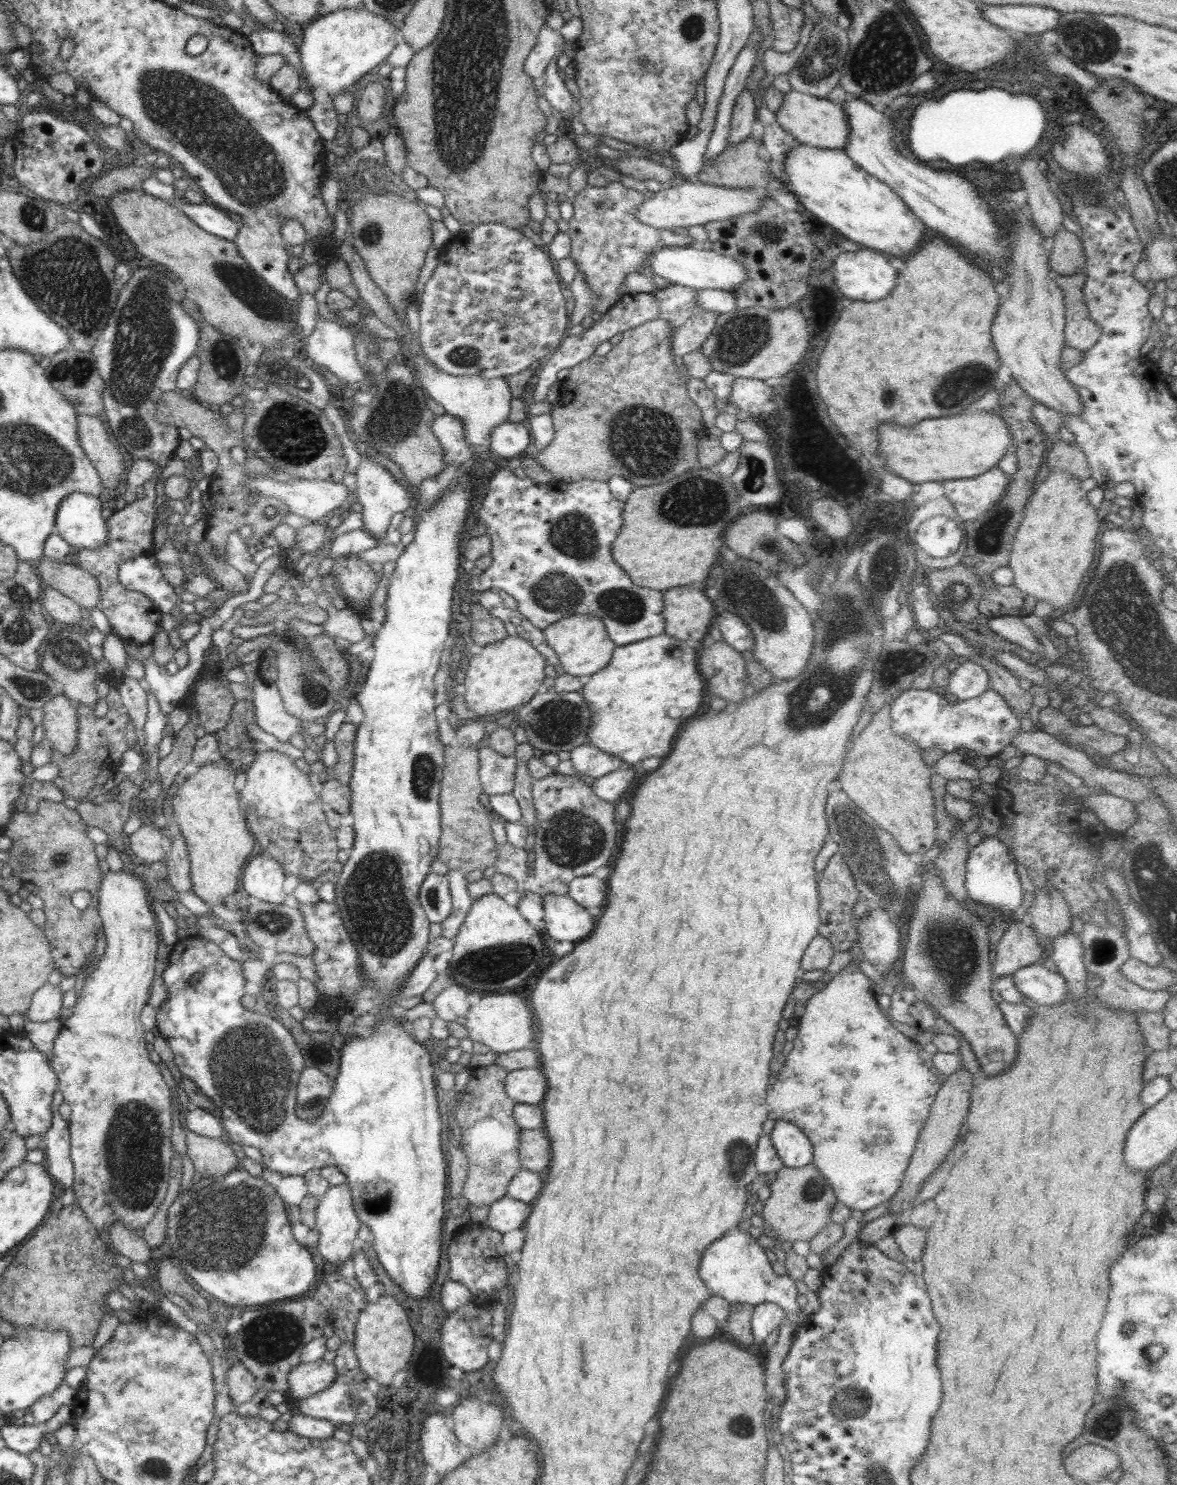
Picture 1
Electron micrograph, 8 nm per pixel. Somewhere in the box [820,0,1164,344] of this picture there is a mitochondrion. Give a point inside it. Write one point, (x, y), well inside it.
(885, 53)

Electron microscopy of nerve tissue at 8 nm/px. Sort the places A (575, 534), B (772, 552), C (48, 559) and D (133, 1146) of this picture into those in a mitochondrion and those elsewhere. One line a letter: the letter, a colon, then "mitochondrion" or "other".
A: mitochondrion
B: mitochondrion
C: other
D: mitochondrion

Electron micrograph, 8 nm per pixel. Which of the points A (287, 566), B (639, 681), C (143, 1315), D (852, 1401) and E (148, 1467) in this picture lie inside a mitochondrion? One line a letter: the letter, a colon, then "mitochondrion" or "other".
A: other
B: other
C: other
D: mitochondrion
E: mitochondrion

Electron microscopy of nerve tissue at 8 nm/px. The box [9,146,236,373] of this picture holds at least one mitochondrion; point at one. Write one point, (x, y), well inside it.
(67, 279)

